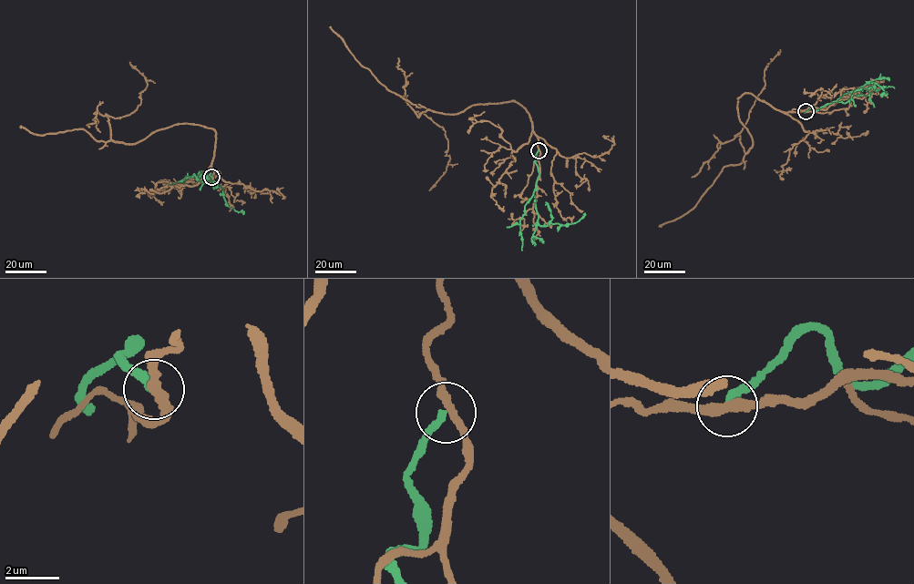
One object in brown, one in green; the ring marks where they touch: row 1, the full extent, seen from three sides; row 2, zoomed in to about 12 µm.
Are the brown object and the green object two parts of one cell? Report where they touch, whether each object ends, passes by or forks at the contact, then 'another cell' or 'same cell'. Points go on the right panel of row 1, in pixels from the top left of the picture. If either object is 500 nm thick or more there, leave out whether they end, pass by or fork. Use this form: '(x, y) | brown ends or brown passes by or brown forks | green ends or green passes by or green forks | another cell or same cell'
(806, 111) | brown passes by | green ends | another cell

